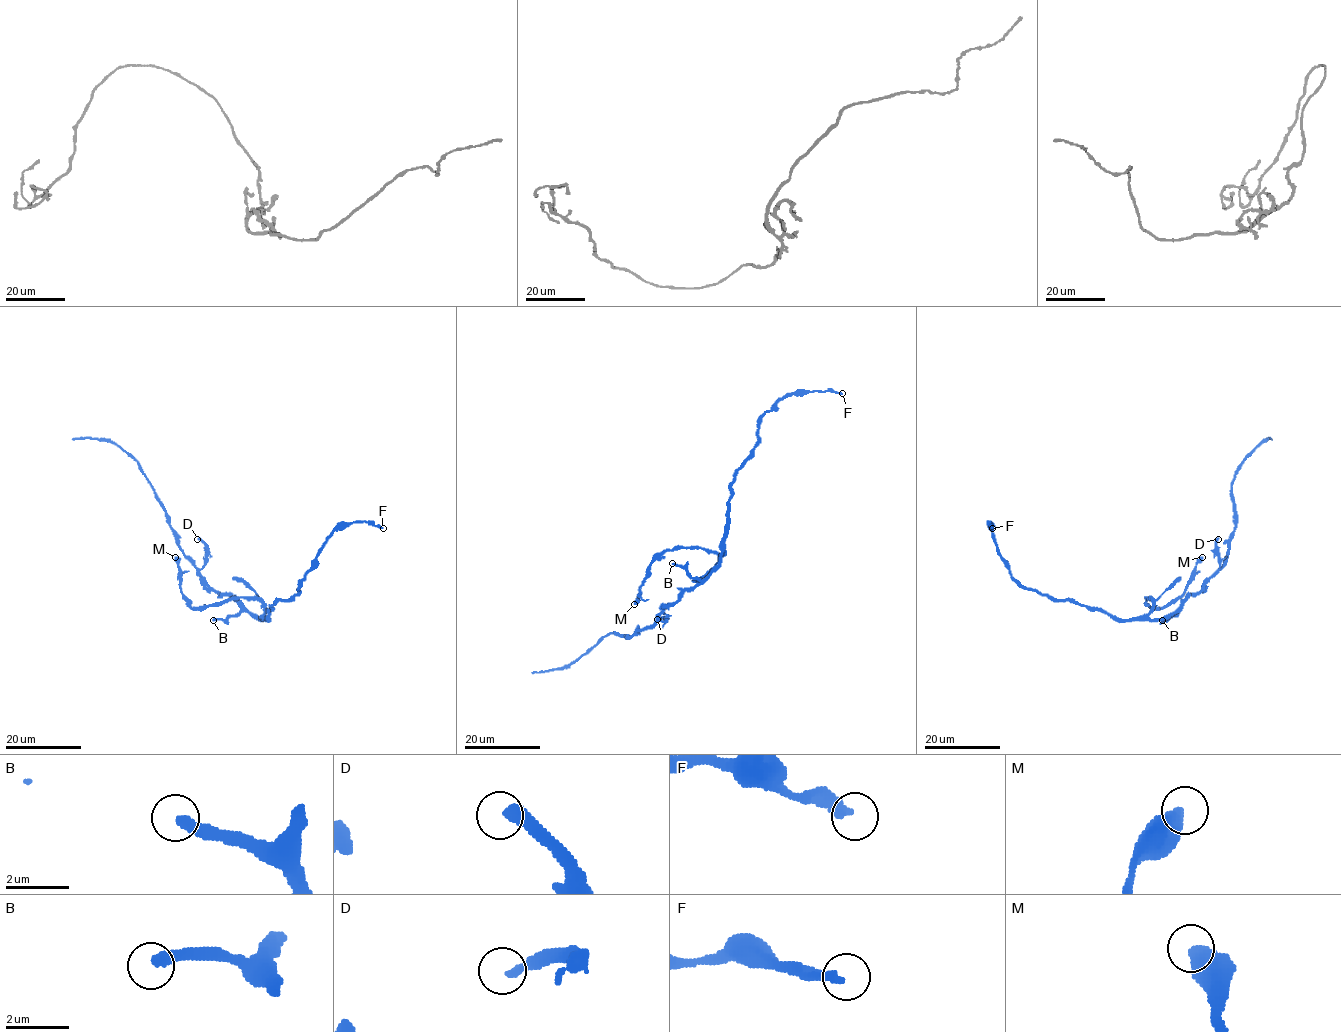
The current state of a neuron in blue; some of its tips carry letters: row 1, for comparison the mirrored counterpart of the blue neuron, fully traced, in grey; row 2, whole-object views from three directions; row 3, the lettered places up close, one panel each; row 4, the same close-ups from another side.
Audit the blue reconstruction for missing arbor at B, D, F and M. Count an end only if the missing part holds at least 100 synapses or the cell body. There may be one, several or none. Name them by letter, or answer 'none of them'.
none of them

